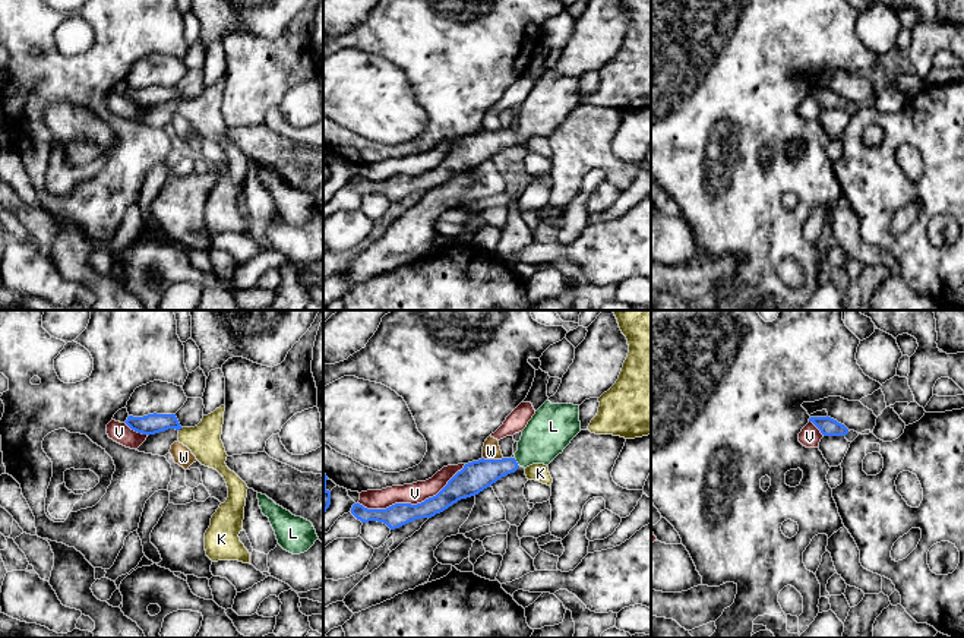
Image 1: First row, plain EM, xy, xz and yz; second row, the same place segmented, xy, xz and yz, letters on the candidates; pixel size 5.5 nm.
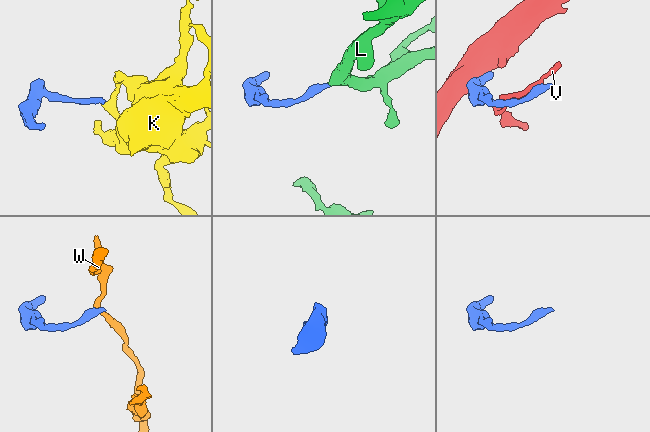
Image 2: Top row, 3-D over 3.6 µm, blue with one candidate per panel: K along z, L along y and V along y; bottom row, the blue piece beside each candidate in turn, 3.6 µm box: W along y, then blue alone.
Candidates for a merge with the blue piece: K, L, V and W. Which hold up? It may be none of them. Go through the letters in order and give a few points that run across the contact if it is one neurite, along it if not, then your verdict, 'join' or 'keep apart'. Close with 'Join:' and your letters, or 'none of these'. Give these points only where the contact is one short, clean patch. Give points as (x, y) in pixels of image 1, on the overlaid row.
K: xy (183, 428), (179, 430) | keep apart
L: xz (474, 477), (517, 463), (549, 432) | join
V: keep apart
W: xz (483, 457), (502, 458) | keep apart
Join: L

